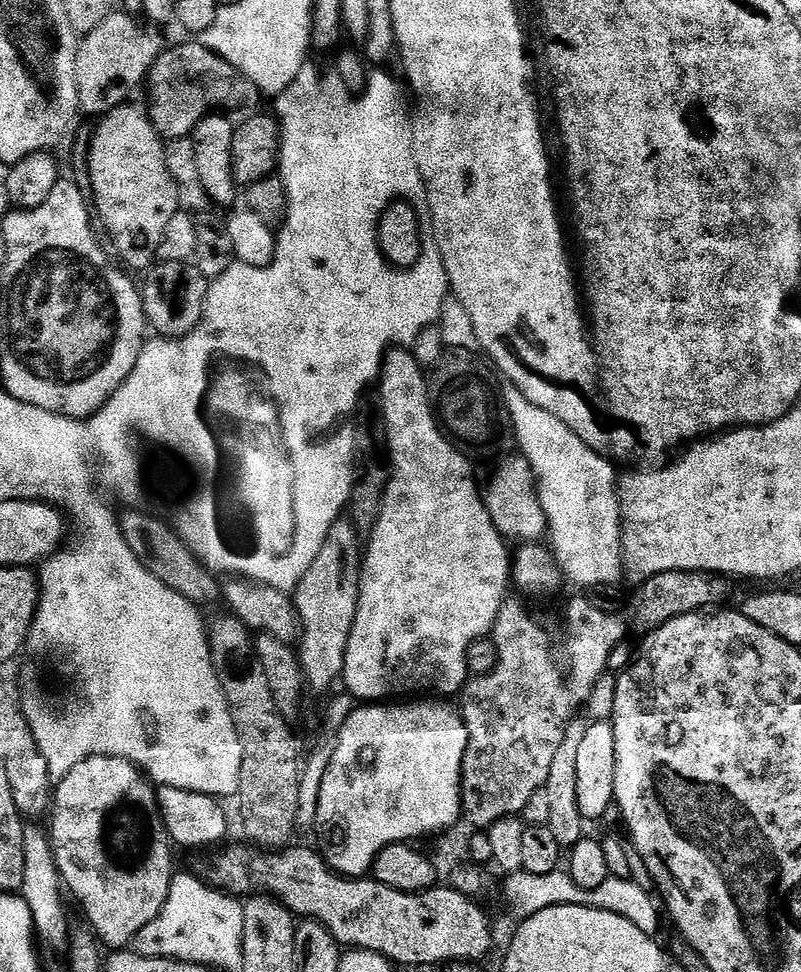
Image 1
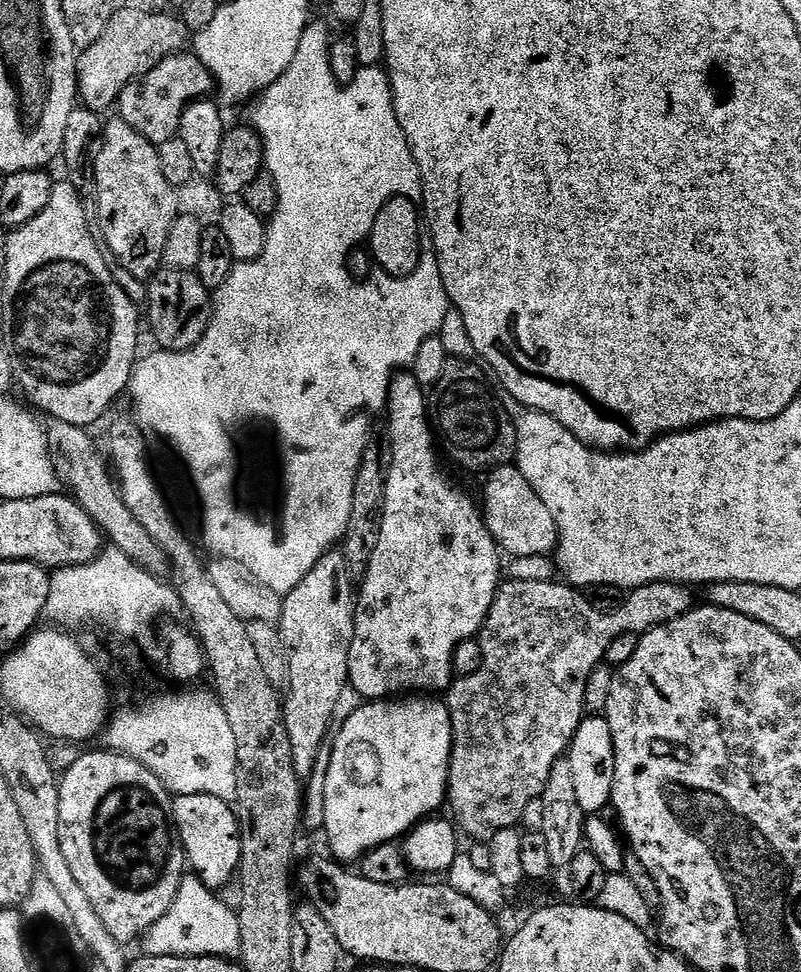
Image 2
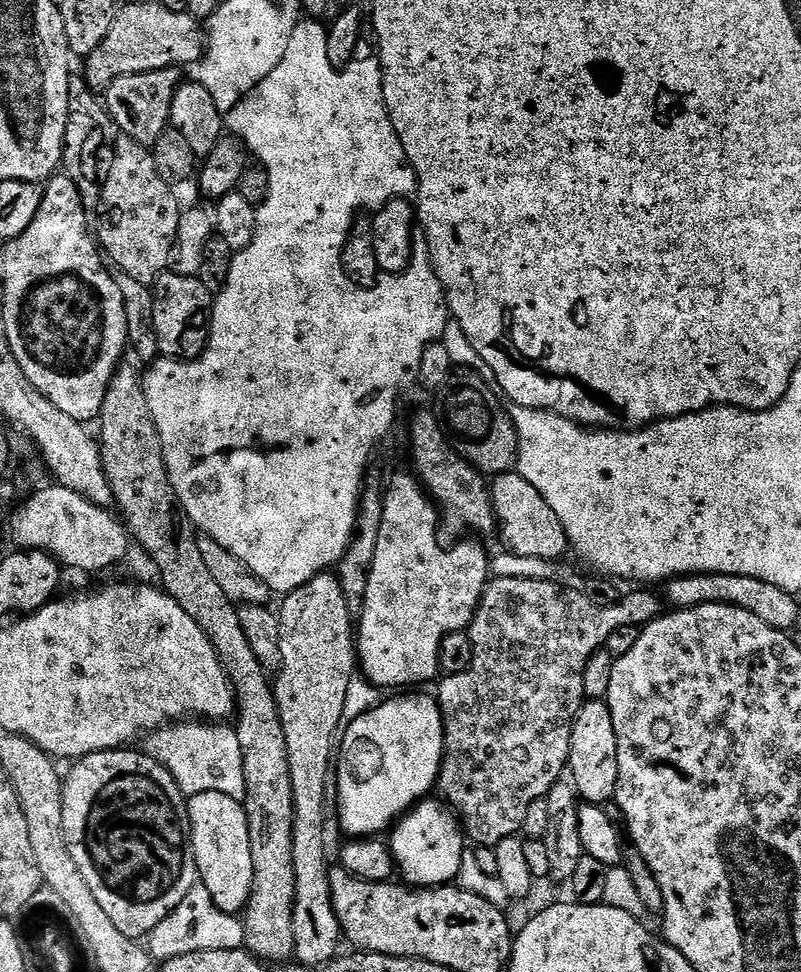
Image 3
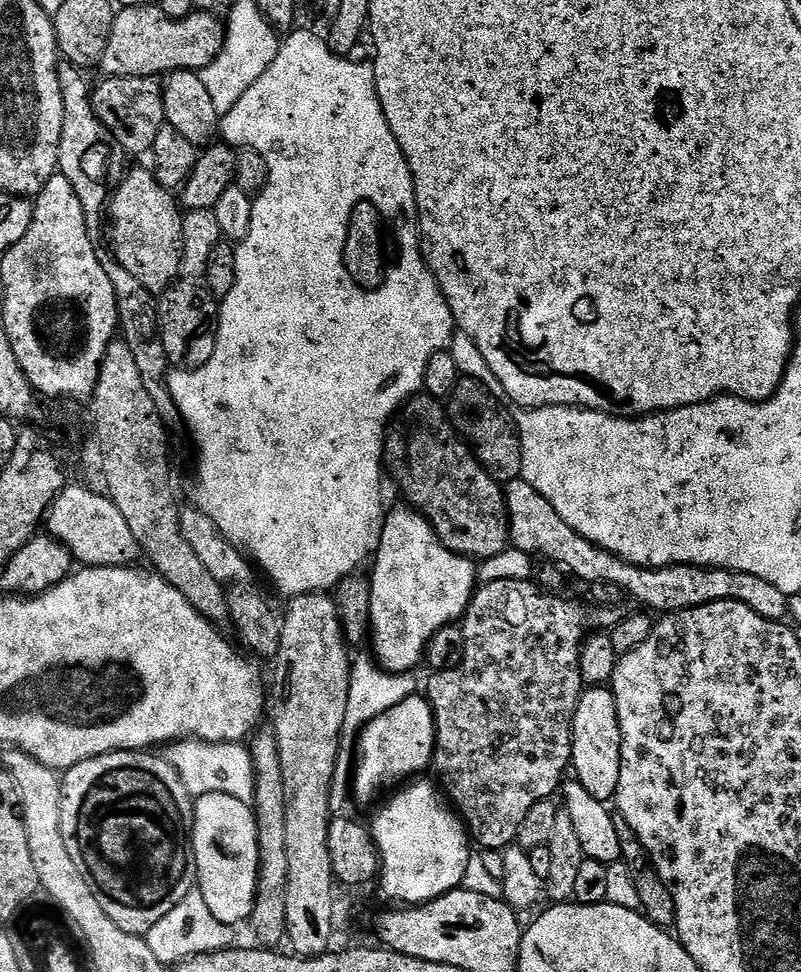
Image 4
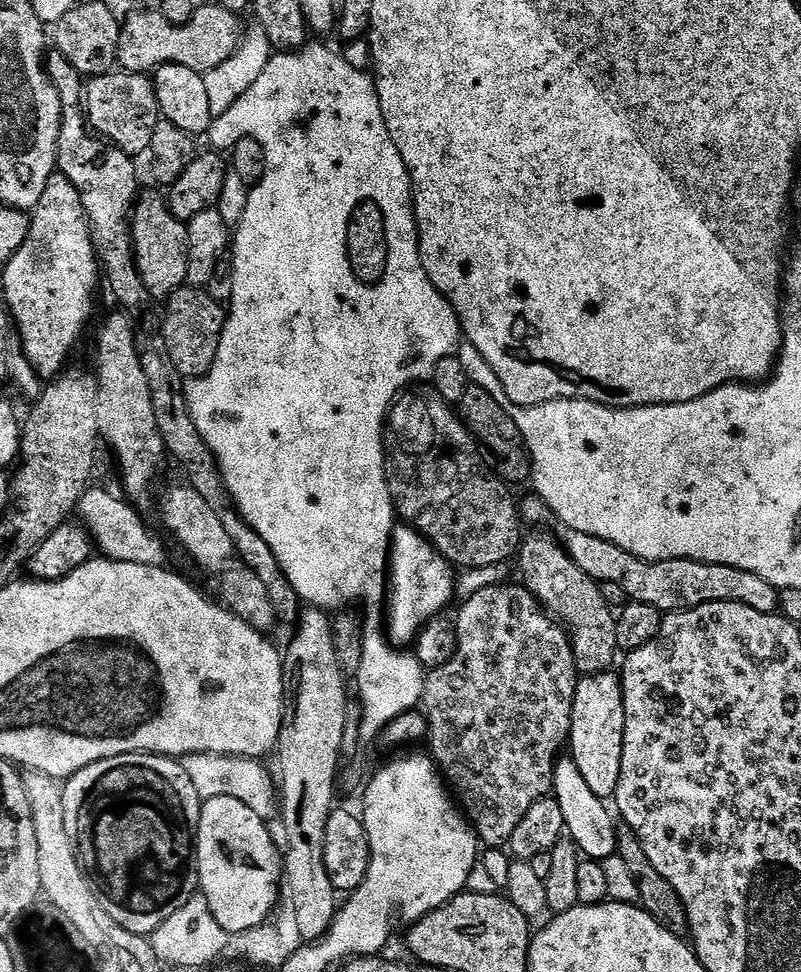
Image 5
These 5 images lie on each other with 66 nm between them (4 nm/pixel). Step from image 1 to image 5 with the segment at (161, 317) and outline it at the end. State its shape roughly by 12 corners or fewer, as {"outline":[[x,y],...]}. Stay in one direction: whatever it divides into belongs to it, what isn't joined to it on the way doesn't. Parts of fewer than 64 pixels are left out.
{"outline":[[203,288],[168,297],[170,362],[205,376],[224,333],[225,305]]}

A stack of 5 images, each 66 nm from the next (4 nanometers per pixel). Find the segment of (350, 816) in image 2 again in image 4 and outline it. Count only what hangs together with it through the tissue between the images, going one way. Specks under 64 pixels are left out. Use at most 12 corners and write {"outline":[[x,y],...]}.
{"outline":[[412,695],[359,732],[355,803],[433,767],[436,719]]}

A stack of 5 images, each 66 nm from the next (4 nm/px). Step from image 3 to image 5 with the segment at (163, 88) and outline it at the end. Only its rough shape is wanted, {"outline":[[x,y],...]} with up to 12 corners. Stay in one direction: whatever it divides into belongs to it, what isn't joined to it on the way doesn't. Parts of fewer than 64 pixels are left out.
{"outline":[[144,74],[93,76],[82,107],[93,133],[139,157],[162,119]]}

